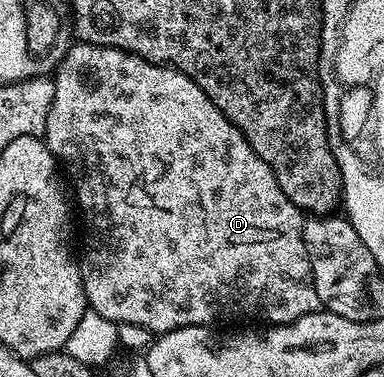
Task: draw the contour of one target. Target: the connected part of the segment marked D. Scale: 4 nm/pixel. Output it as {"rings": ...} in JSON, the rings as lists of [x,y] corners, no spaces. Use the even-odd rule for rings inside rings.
{"rings":[[[76,41],[74,45],[68,48],[67,55],[60,62],[58,59],[53,74],[55,91],[47,117],[45,141],[65,167],[66,173],[67,170],[71,173],[75,194],[87,221],[87,243],[83,246],[83,258],[81,254],[78,263],[88,307],[105,316],[105,320],[116,324],[141,325],[155,336],[186,326],[207,326],[215,317],[239,318],[244,314],[247,318],[264,318],[267,324],[282,324],[320,313],[311,261],[303,243],[304,215],[289,200],[289,196],[281,192],[281,184],[277,184],[277,176],[273,176],[269,164],[253,152],[243,133],[215,107],[213,100],[201,92],[193,79],[170,65],[147,62],[126,50],[116,50],[114,46],[94,46],[81,41]]]}

